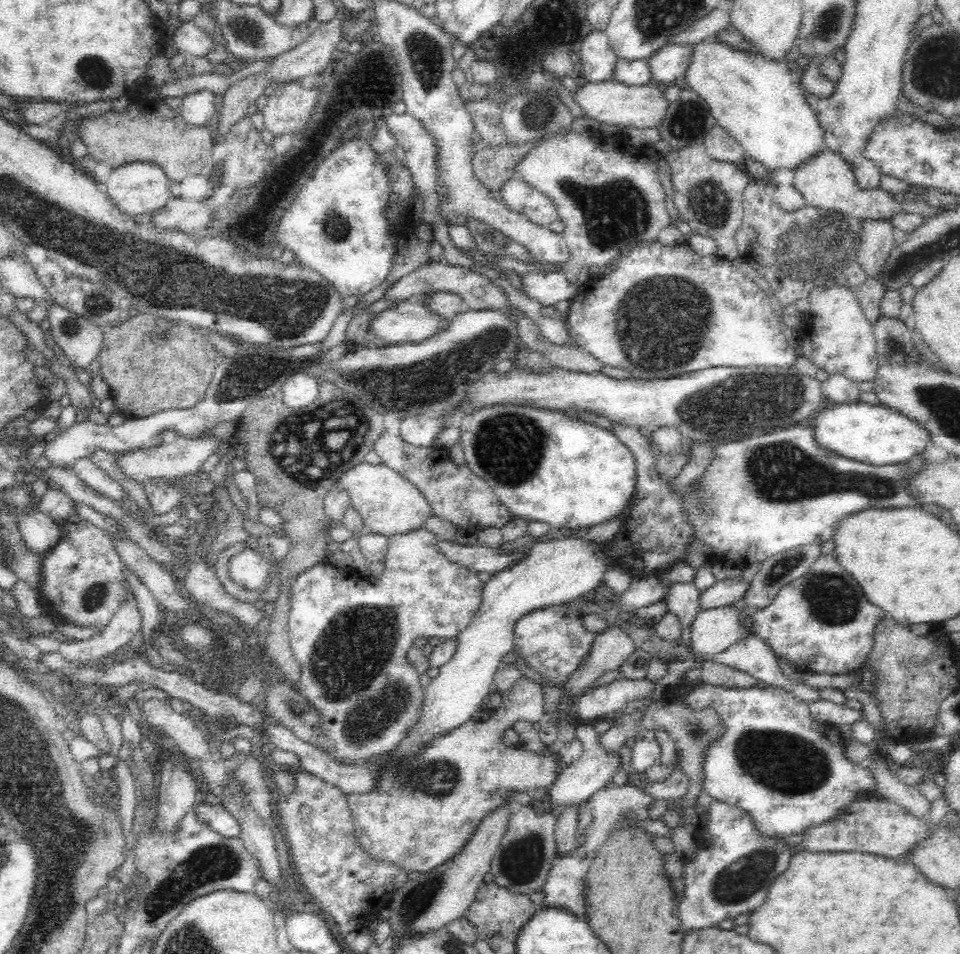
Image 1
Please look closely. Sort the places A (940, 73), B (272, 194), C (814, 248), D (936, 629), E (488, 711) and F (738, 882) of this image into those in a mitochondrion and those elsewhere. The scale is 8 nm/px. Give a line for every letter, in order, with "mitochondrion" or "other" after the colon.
A: mitochondrion
B: mitochondrion
C: mitochondrion
D: other
E: other
F: mitochondrion

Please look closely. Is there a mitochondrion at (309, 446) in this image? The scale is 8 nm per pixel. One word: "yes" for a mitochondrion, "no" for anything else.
yes

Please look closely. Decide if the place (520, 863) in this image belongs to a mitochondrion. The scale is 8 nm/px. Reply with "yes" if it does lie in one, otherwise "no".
yes

